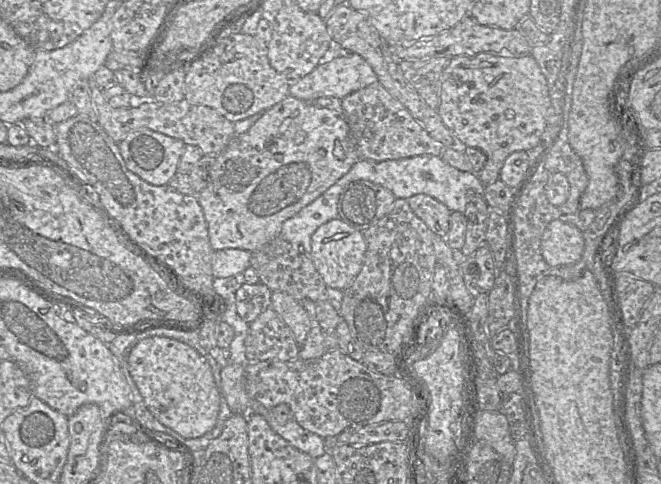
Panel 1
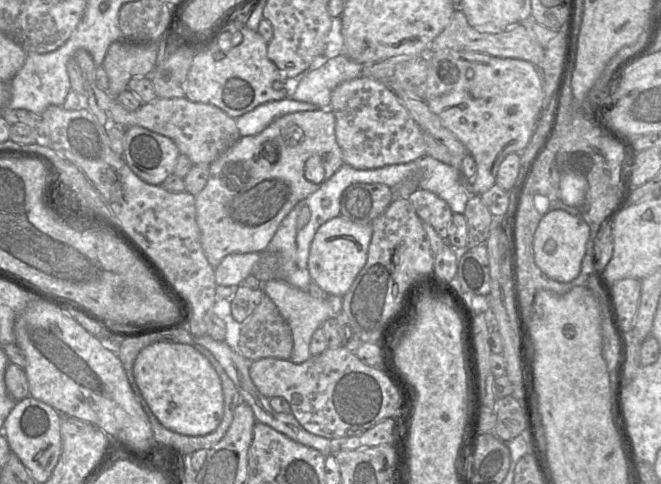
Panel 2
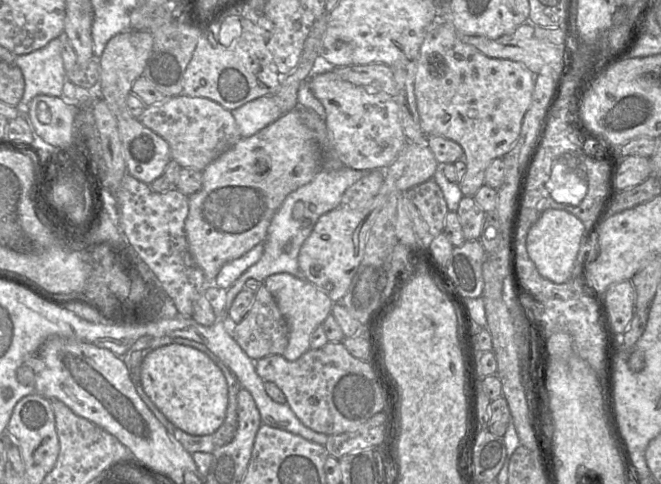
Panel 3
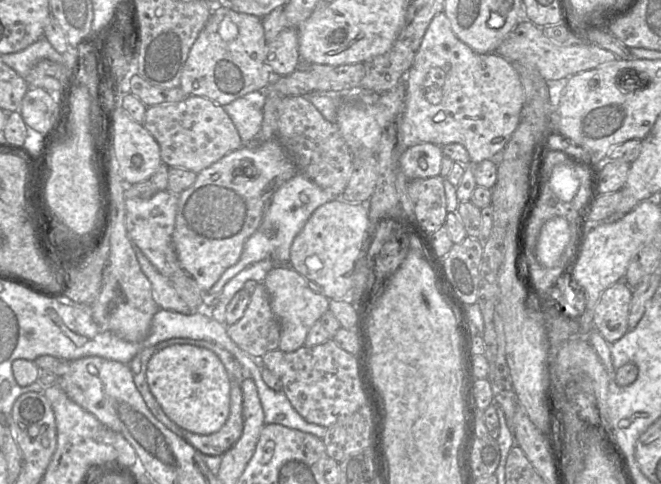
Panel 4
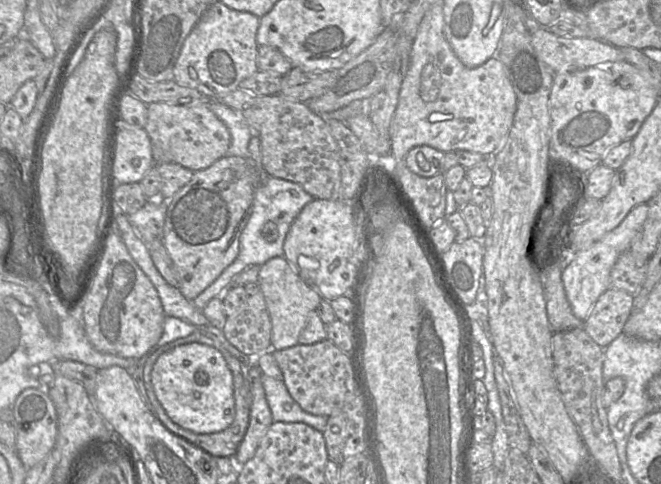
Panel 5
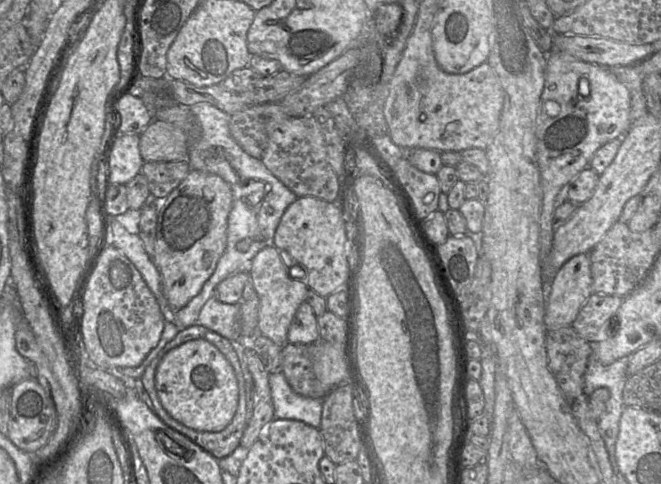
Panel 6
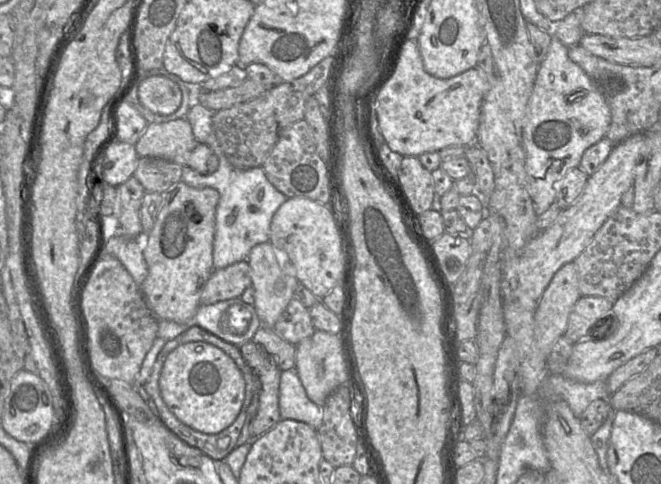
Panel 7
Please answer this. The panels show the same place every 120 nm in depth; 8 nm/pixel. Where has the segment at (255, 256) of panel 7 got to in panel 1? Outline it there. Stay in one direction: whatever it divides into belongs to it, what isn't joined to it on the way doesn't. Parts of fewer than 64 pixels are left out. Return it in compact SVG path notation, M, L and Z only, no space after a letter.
M273 291L271 307L290 328L301 348L313 327L313 323L303 308L301 301L294 299L286 293Z

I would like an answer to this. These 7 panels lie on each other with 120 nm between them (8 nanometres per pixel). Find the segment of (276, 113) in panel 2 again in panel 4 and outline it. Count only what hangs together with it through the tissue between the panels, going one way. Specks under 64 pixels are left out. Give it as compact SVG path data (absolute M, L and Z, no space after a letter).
M255 91L223 106L233 121L243 145L252 142L261 129L265 91Z

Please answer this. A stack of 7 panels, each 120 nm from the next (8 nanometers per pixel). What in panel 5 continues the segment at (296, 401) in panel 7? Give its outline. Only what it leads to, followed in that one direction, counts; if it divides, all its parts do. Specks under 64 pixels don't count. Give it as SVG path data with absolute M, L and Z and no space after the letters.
M265 374L261 376L268 406L274 422L302 422L324 432L328 416L313 415L304 411L289 394L284 382Z

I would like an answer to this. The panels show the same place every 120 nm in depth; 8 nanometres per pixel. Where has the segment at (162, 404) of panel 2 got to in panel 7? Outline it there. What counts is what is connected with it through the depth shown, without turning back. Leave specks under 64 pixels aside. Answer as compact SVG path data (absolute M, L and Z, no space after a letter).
M188 342L167 356L160 374L161 396L169 410L190 428L217 434L229 427L242 407L246 382L234 360L207 342Z

